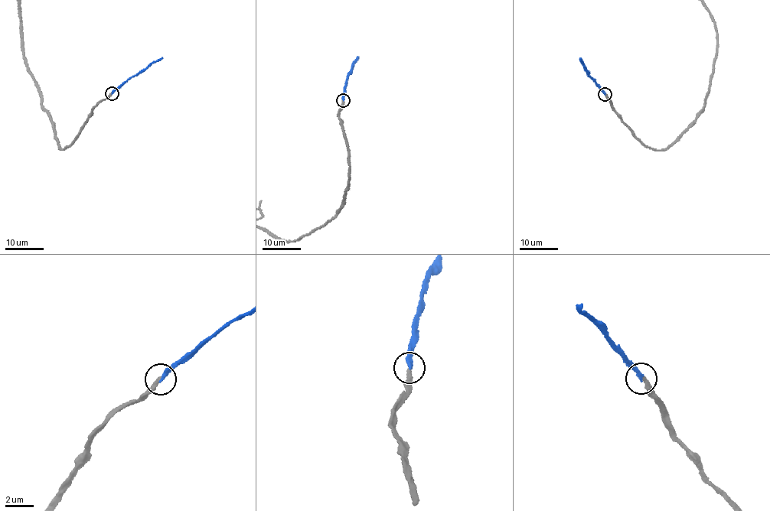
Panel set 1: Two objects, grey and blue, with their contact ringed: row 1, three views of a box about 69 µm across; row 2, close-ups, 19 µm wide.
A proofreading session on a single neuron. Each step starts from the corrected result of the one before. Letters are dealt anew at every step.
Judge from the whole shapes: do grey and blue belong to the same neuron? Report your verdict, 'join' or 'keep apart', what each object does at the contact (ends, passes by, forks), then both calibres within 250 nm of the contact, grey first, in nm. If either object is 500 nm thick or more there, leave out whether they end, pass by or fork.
join; grey ends there; blue ends there; 300 nm thick on the grey side, 260 nm on the other

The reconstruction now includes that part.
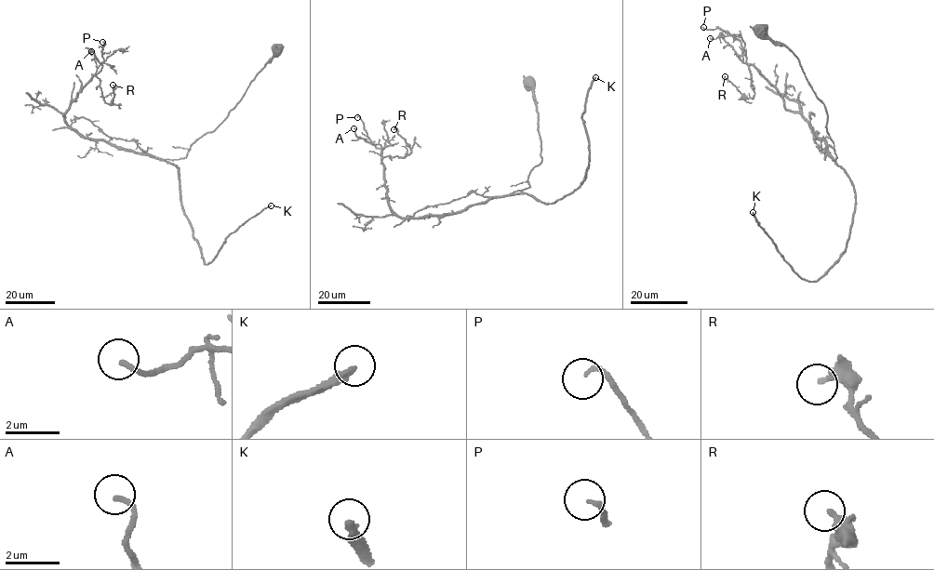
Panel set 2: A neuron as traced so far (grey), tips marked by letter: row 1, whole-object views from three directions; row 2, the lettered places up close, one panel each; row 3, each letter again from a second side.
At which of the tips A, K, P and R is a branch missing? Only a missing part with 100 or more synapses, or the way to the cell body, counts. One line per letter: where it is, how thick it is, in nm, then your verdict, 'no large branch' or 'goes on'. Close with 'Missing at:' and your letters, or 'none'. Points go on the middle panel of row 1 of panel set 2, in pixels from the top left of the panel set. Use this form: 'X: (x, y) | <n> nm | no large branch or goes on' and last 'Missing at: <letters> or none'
A: (353, 128) | 180 nm | no large branch
K: (595, 77) | 280 nm | goes on
P: (357, 117) | 150 nm | no large branch
R: (393, 129) | 280 nm | no large branch
Missing at: K

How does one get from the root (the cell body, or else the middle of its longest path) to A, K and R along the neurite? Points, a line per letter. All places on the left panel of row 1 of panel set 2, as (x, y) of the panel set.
A: (276, 48), (226, 118), (175, 160), (84, 139), (66, 122), (72, 100), (102, 66), (91, 51)
K: (276, 48), (221, 123), (184, 157), (166, 160), (178, 169), (181, 205), (206, 264), (226, 237), (271, 205)
R: (276, 48), (226, 118), (179, 159), (84, 139), (66, 122), (63, 114), (93, 75), (108, 103), (113, 85)

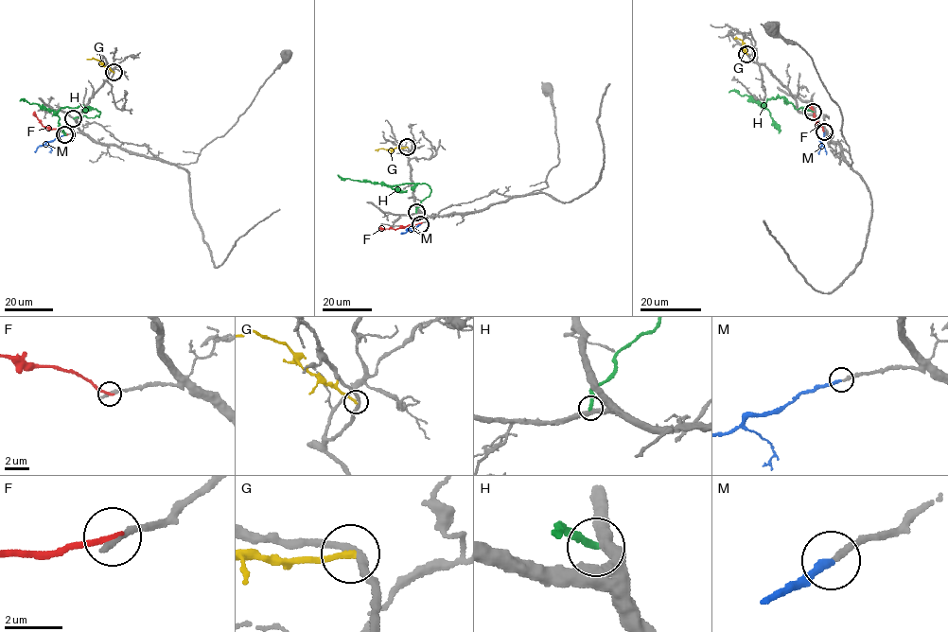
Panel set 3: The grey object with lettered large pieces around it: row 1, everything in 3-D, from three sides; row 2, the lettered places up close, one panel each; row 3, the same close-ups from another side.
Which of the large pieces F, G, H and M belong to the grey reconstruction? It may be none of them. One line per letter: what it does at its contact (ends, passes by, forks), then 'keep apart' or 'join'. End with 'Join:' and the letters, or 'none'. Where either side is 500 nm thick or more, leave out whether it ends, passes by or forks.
F: it ends there; keep apart
G: it ends there; keep apart
H: it ends there; keep apart
M: it ends there; join
Join: M

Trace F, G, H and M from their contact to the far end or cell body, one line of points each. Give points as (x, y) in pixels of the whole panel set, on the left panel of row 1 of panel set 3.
F: (66, 134), (43, 126), (34, 112)
G: (114, 72), (99, 61), (86, 59)
H: (73, 118), (99, 116), (100, 113), (82, 105), (61, 108), (54, 112), (36, 104), (20, 101)
M: (64, 134), (40, 146), (35, 152)

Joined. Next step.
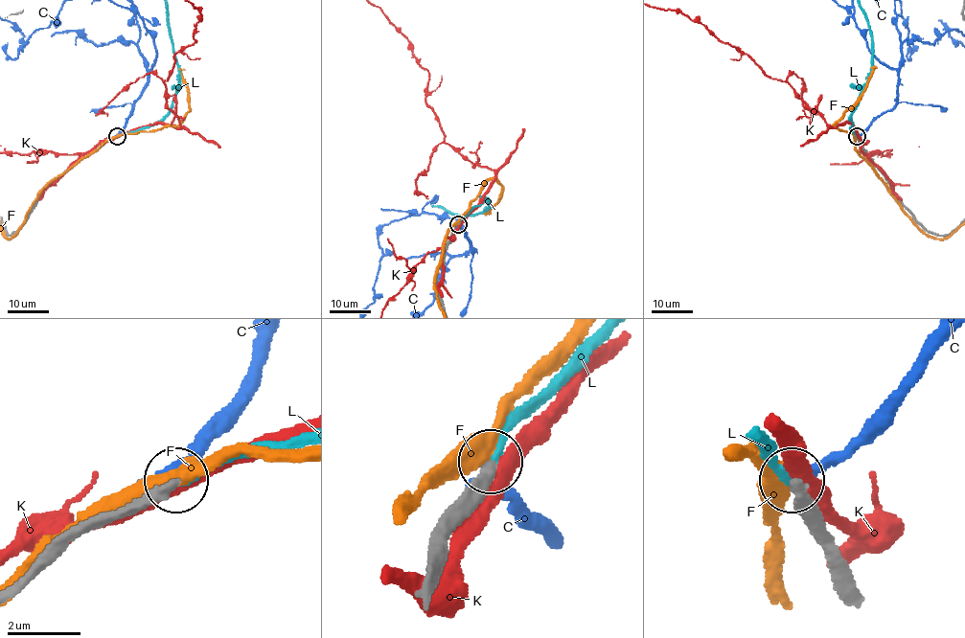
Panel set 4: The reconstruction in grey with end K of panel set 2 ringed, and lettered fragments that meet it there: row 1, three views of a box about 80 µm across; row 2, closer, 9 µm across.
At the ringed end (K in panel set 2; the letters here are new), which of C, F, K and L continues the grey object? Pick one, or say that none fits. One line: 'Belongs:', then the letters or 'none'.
Belongs: L

